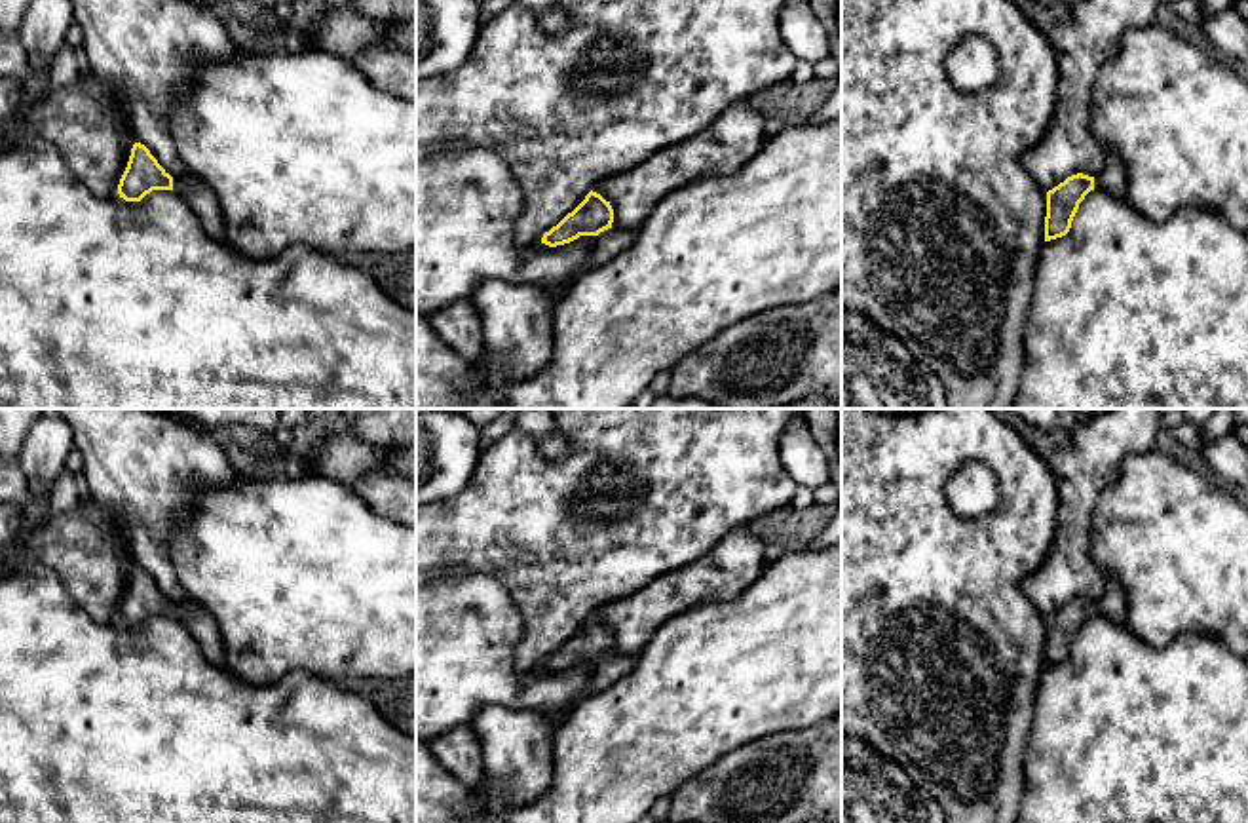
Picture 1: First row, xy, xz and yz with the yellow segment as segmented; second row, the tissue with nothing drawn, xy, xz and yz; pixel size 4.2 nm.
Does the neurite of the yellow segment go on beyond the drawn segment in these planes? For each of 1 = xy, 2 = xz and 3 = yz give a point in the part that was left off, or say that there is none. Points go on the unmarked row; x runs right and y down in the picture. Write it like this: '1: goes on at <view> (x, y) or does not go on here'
1: goes on at xy (202, 626)
2: goes on at xz (610, 668)
3: goes on at yz (1112, 605)

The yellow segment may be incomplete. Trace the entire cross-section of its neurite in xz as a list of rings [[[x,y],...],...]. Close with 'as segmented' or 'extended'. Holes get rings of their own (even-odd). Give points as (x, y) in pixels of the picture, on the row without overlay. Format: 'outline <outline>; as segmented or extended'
outline [[[591,616],[572,639],[543,660],[541,669],[557,673],[570,669],[579,661],[595,661],[596,669],[581,692],[583,698],[595,696],[633,671],[636,663],[636,656],[614,654],[612,648],[614,635],[610,627]]]; extended

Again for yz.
outline [[[1115,578],[1107,580],[1096,603],[1077,599],[1047,618],[1045,667],[1062,663],[1069,658],[1079,629],[1090,616],[1104,616],[1113,622],[1126,620],[1125,589]]]; extended

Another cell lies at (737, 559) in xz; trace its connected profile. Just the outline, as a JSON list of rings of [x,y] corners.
[[[737,526],[705,557],[598,606],[593,618],[612,631],[612,654],[638,656],[667,620],[705,603],[739,597],[766,565],[764,534]]]

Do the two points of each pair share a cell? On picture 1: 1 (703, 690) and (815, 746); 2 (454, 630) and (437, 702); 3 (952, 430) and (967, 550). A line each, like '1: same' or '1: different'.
1: different
2: same
3: same

